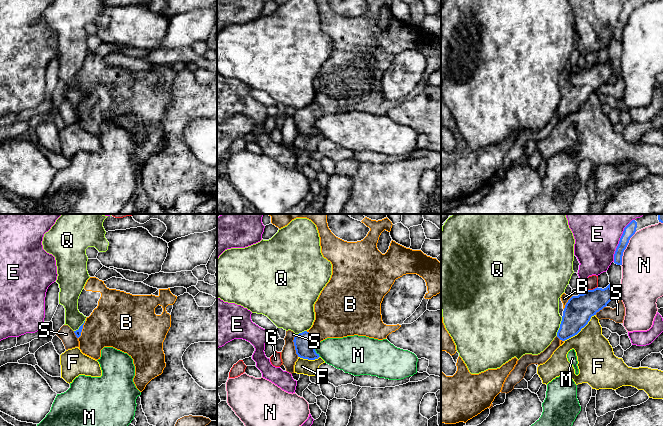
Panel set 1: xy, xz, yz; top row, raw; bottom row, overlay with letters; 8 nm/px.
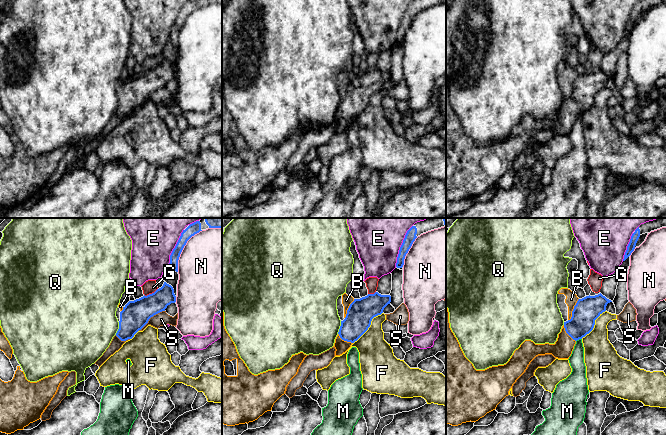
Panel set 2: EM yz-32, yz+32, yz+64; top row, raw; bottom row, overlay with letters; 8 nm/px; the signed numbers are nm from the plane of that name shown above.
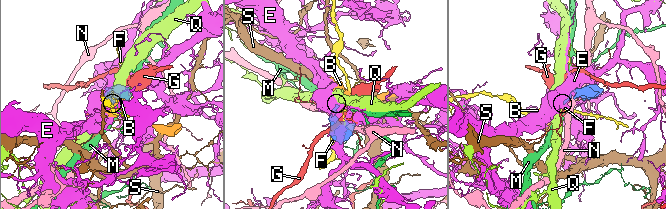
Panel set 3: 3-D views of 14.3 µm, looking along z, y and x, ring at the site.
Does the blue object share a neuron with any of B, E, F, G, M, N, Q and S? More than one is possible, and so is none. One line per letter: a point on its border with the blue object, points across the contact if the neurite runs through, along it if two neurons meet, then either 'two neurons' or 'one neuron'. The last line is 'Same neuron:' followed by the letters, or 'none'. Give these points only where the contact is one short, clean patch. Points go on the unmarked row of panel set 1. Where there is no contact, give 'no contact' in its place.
B: xy (81, 106) | across xy (78, 108), (81, 106), (100, 106), (111, 100) | one neuron
E: yz (619, 19) | two neurons
F: yz (580, 106) | along yz (595, 90), (576, 110), (564, 117) | two neurons
G: yz (593, 65) | along yz (597, 62), (587, 66) | two neurons
M: xz (314, 126) | along xz (315, 120), (315, 127), (320, 132) | two neurons
N: yz (625, 24) | two neurons
Q: yz (560, 102) | along yz (562, 93), (556, 111) | two neurons
S: xz (294, 121) | two neurons
Same neuron: B

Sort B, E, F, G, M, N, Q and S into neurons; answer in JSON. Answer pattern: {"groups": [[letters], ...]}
{"groups": [["B"], ["E"], ["F"], ["G"], ["M"], ["N"], ["Q"], ["S"]]}

